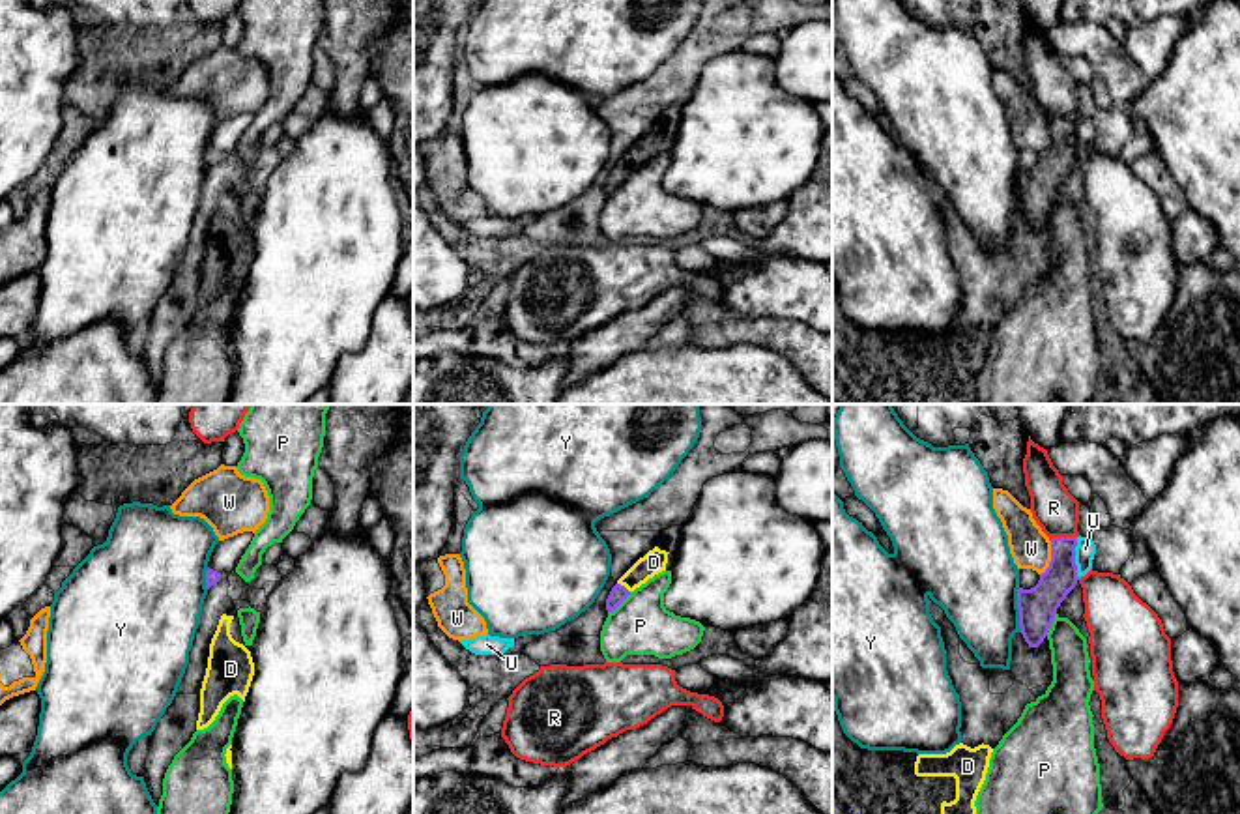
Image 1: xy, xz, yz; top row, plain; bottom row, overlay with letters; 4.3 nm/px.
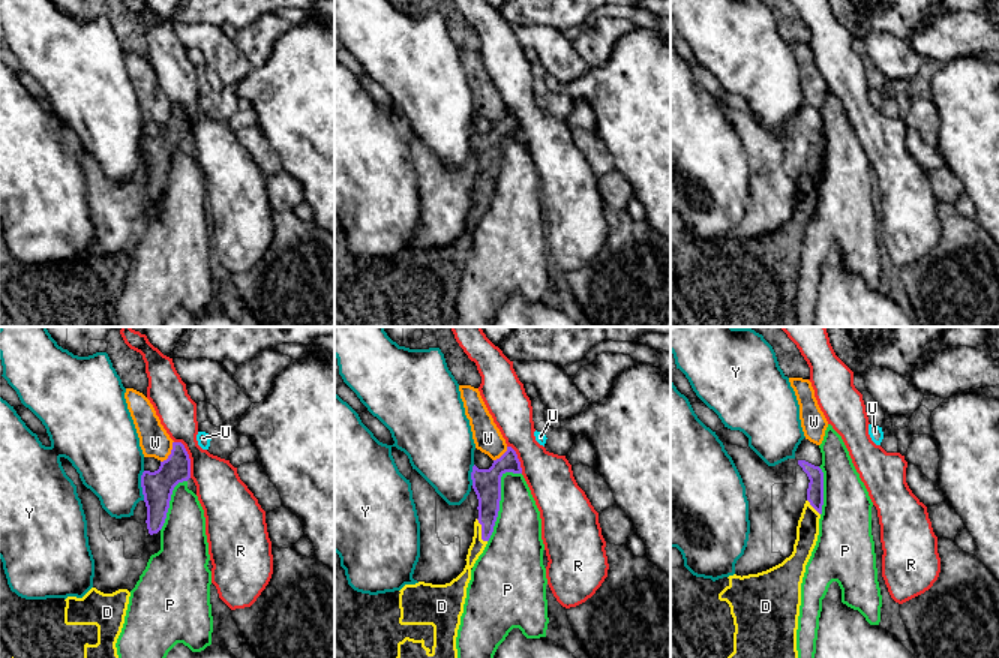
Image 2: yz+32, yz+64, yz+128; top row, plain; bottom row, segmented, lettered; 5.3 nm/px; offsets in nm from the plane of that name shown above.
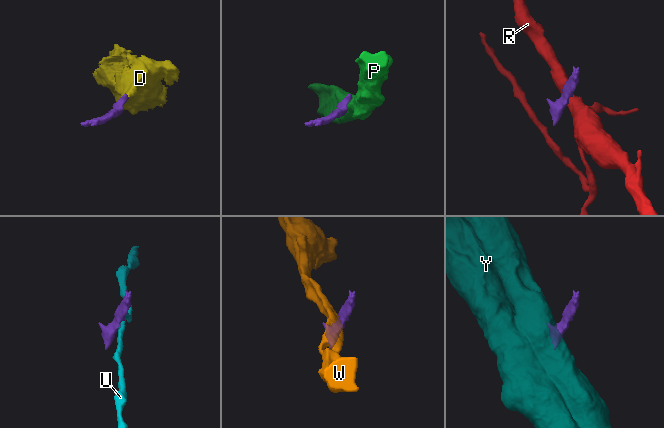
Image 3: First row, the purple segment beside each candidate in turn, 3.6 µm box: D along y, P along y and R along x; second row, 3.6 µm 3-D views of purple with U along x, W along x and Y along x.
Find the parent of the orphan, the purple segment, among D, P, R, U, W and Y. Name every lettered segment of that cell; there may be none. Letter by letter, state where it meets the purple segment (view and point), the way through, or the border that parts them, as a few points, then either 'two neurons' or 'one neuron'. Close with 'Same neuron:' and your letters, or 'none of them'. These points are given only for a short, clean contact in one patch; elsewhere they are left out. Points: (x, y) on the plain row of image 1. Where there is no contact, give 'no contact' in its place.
D: xz (623, 167) | across xz (618, 174), (623, 167), (653, 143) | one neuron
P: xz (620, 184) | two neurons
R: yz (1063, 118) | along yz (1076, 116), (1053, 116), (1050, 120) | two neurons
U: yz (1074, 139) | along yz (1076, 118), (1076, 154), (1080, 158) | two neurons
W: yz (1052, 139) | along yz (1052, 122), (1052, 141), (1040, 156) | two neurons
Y: yz (1020, 191) | along yz (1018, 169), (1018, 206), (1022, 212) | two neurons
Same neuron: D

